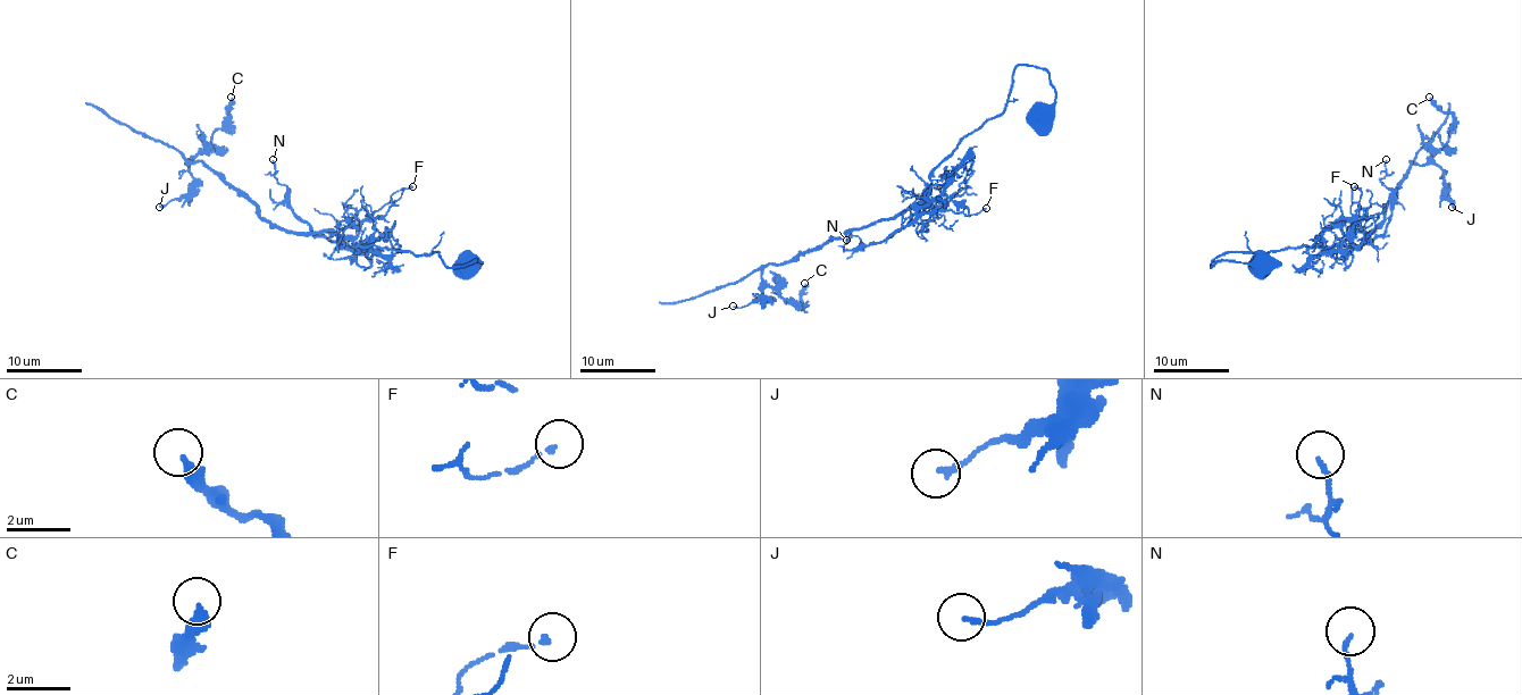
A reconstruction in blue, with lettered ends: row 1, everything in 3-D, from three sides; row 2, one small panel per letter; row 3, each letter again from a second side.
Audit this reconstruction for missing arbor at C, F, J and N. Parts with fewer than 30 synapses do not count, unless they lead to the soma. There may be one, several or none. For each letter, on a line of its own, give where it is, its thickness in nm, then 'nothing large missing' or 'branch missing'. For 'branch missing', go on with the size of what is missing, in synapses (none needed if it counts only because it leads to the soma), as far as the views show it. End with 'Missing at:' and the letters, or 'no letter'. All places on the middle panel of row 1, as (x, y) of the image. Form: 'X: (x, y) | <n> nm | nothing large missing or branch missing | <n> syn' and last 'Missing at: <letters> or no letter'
C: (804, 283) | 340 nm | nothing large missing
F: (986, 208) | 130 nm | nothing large missing
J: (733, 306) | 170 nm | nothing large missing
N: (846, 240) | 110 nm | nothing large missing
Missing at: no letter

